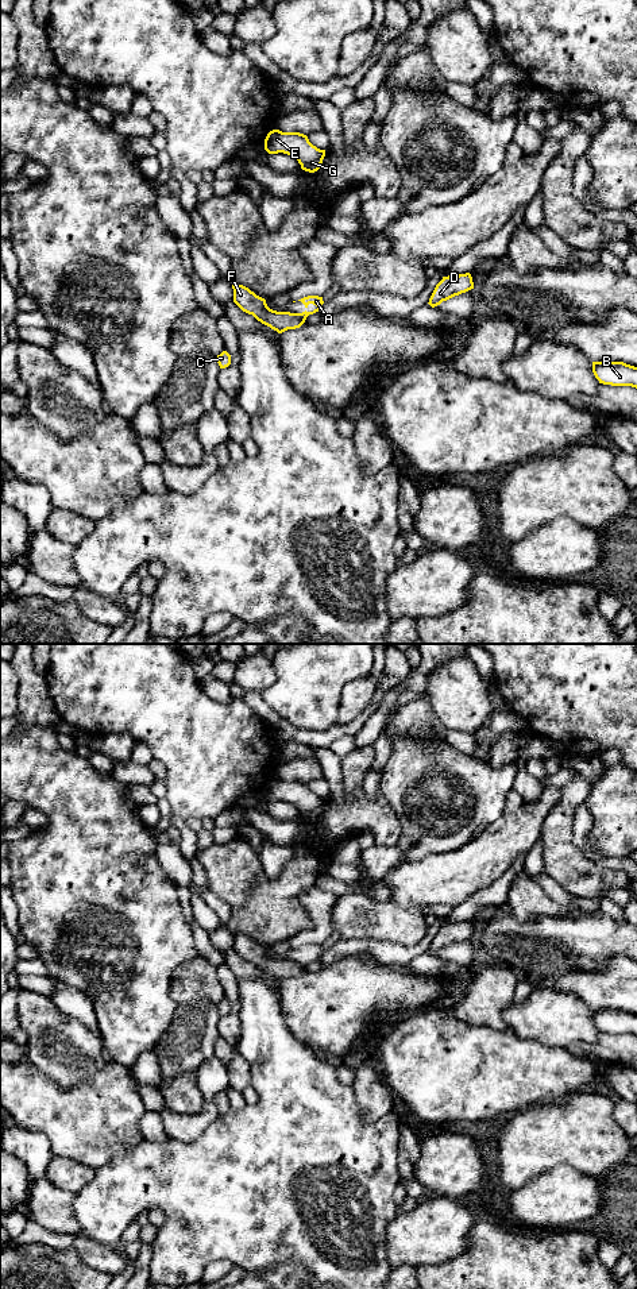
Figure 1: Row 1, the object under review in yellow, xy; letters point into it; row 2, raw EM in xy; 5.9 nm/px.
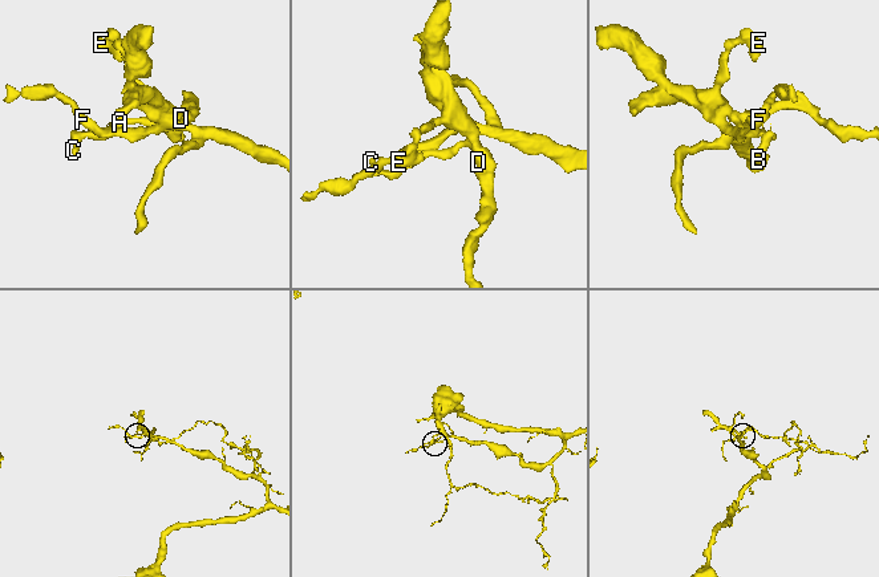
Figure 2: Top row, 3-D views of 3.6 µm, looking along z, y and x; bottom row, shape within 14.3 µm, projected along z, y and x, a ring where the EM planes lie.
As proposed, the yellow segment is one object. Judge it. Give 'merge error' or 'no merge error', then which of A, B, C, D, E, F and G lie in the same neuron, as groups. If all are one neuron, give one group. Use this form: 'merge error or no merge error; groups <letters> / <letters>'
merge error; groups A C D E G / B F

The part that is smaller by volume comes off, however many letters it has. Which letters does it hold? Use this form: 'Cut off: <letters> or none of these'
Cut off: A, C, D, E, G

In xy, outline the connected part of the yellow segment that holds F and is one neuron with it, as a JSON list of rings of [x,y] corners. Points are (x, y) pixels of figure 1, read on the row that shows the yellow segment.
[[[232,285],[233,302],[246,313],[252,314],[258,321],[282,333],[287,329],[300,328],[305,320],[296,313],[277,312],[267,306],[266,300],[256,296],[243,285]]]

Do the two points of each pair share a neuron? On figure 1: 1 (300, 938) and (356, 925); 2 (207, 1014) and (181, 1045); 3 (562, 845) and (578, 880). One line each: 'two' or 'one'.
1: two
2: one
3: one

